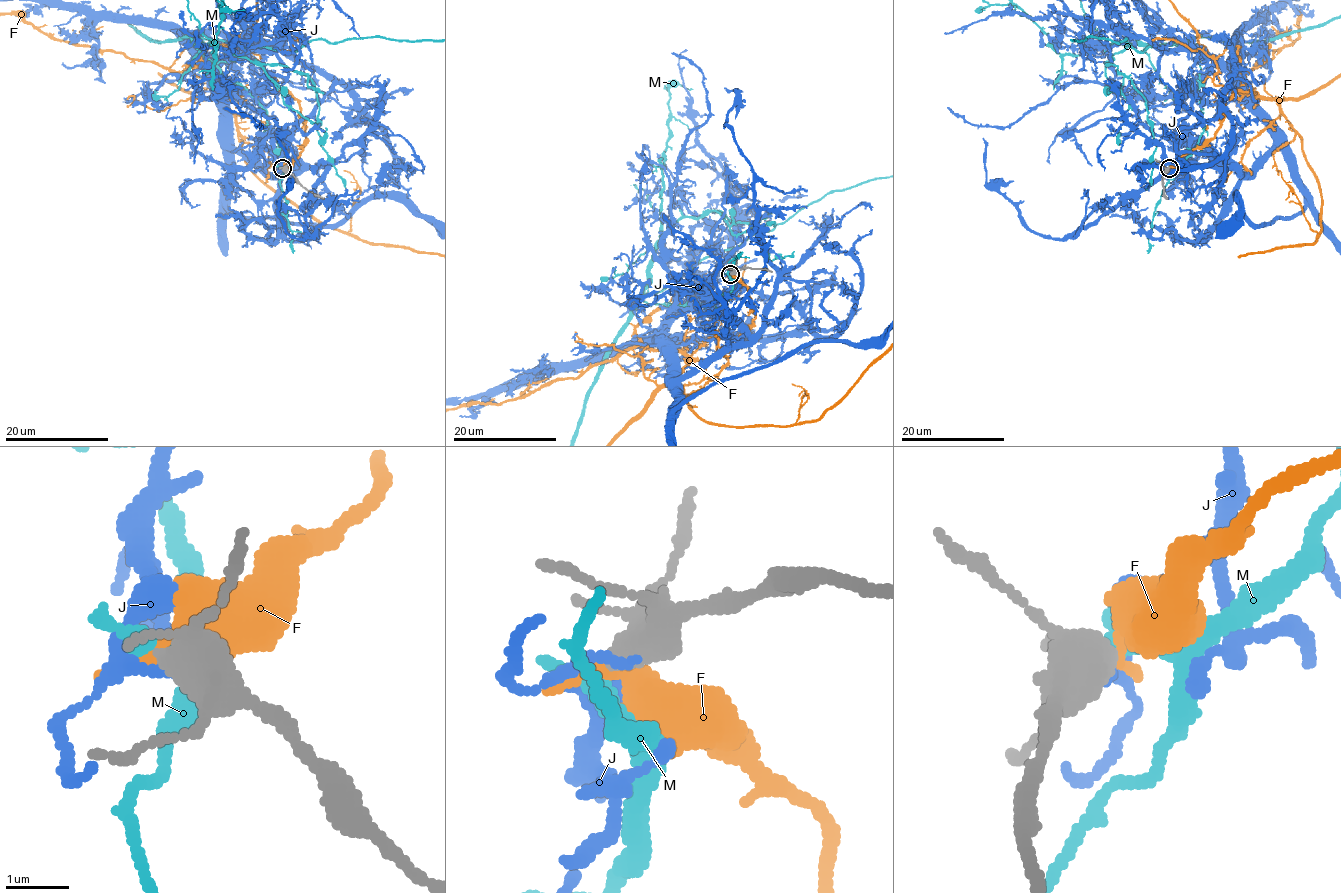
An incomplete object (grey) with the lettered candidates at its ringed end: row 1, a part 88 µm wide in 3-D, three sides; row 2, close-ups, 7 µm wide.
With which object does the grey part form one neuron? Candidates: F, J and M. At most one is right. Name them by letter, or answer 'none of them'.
none of them

